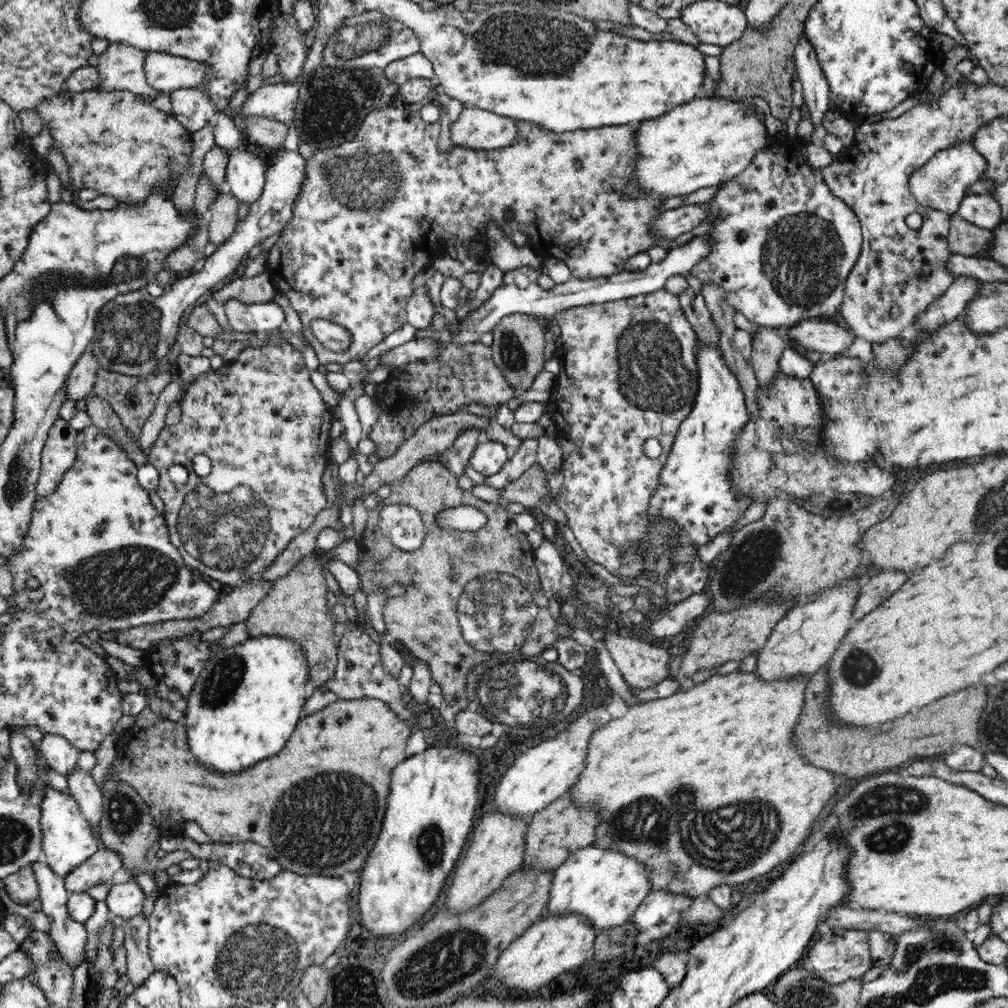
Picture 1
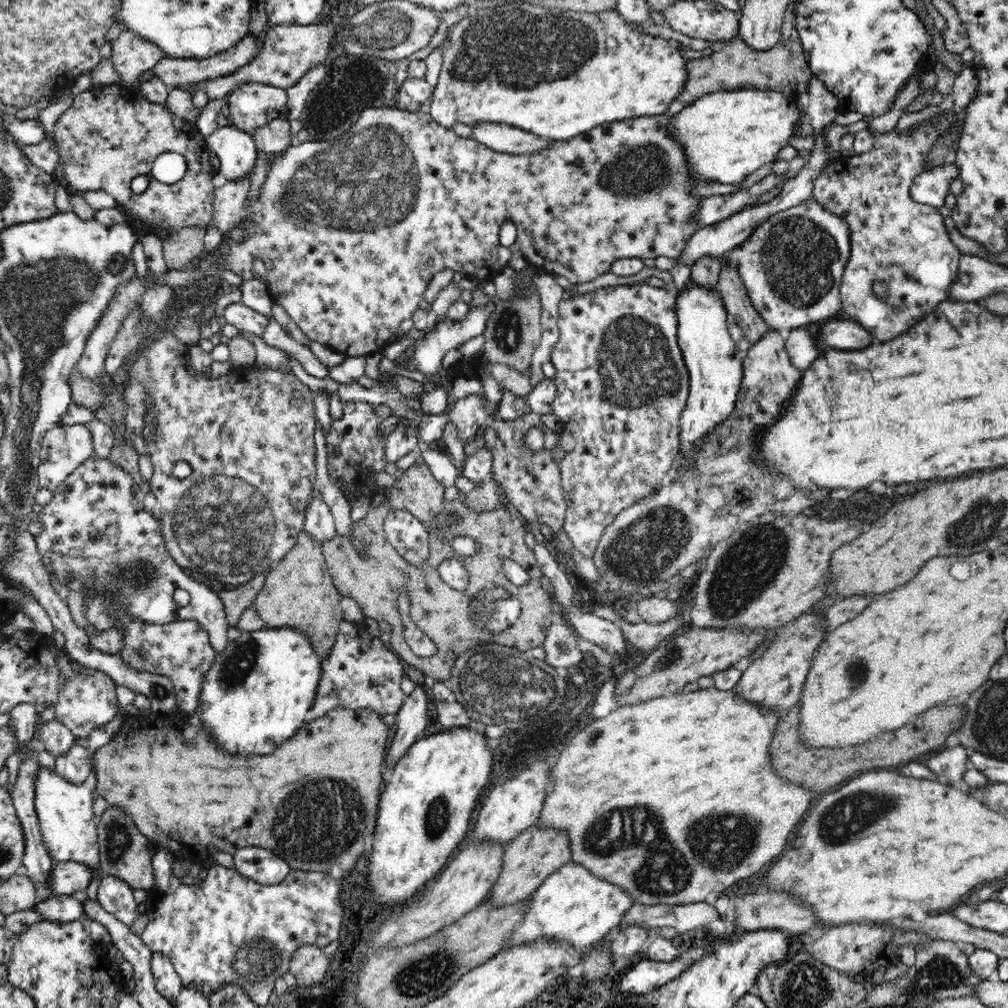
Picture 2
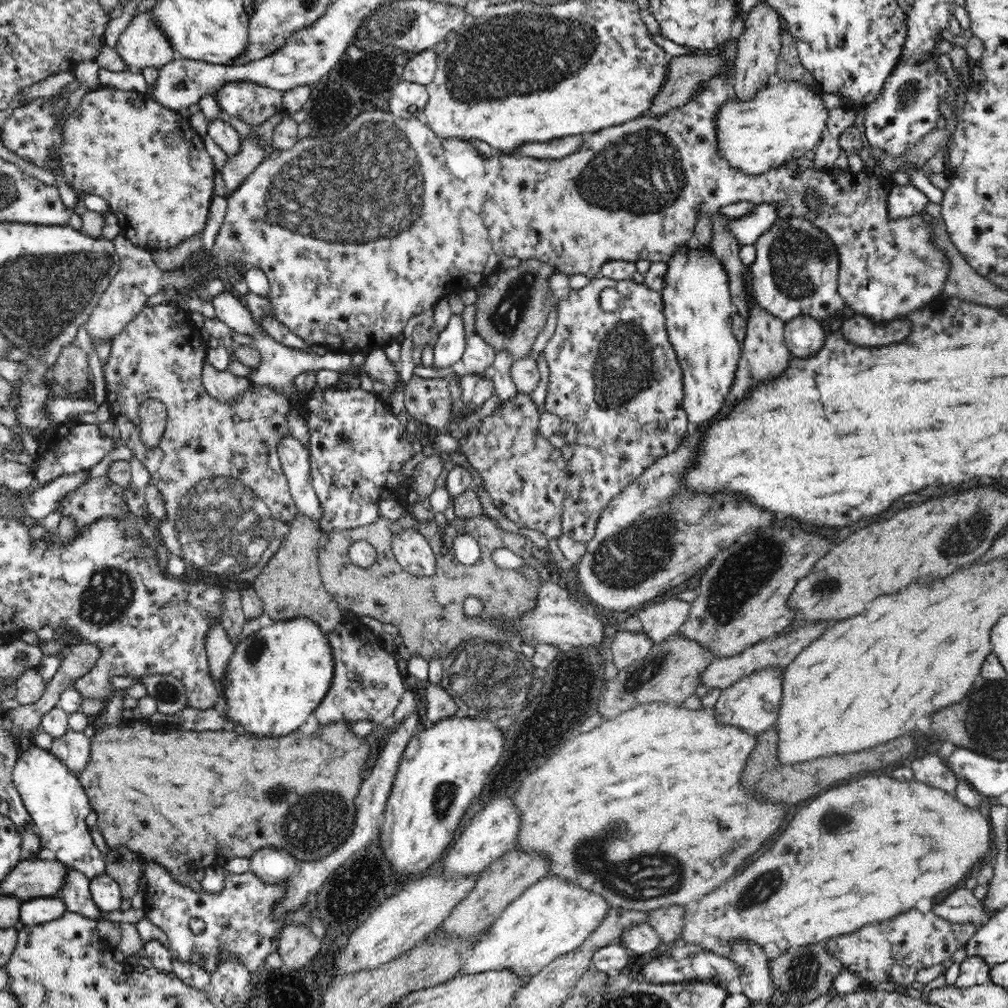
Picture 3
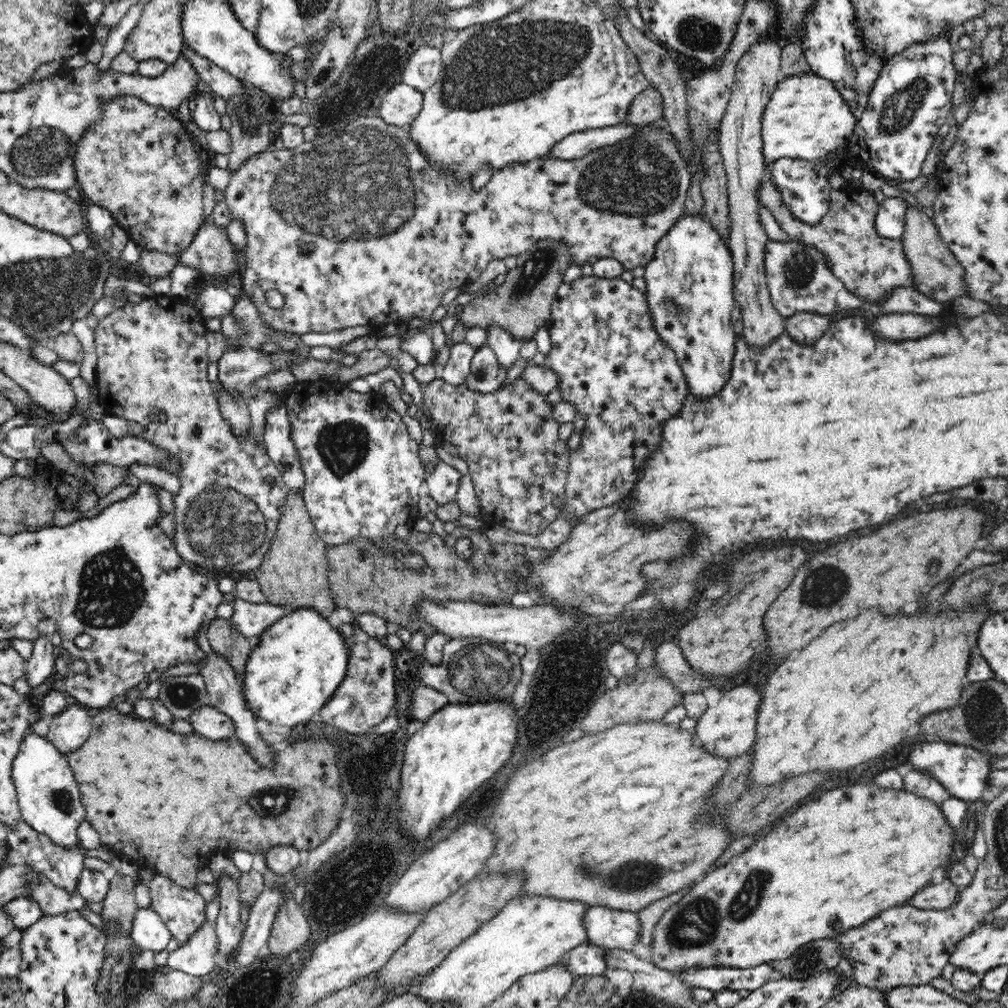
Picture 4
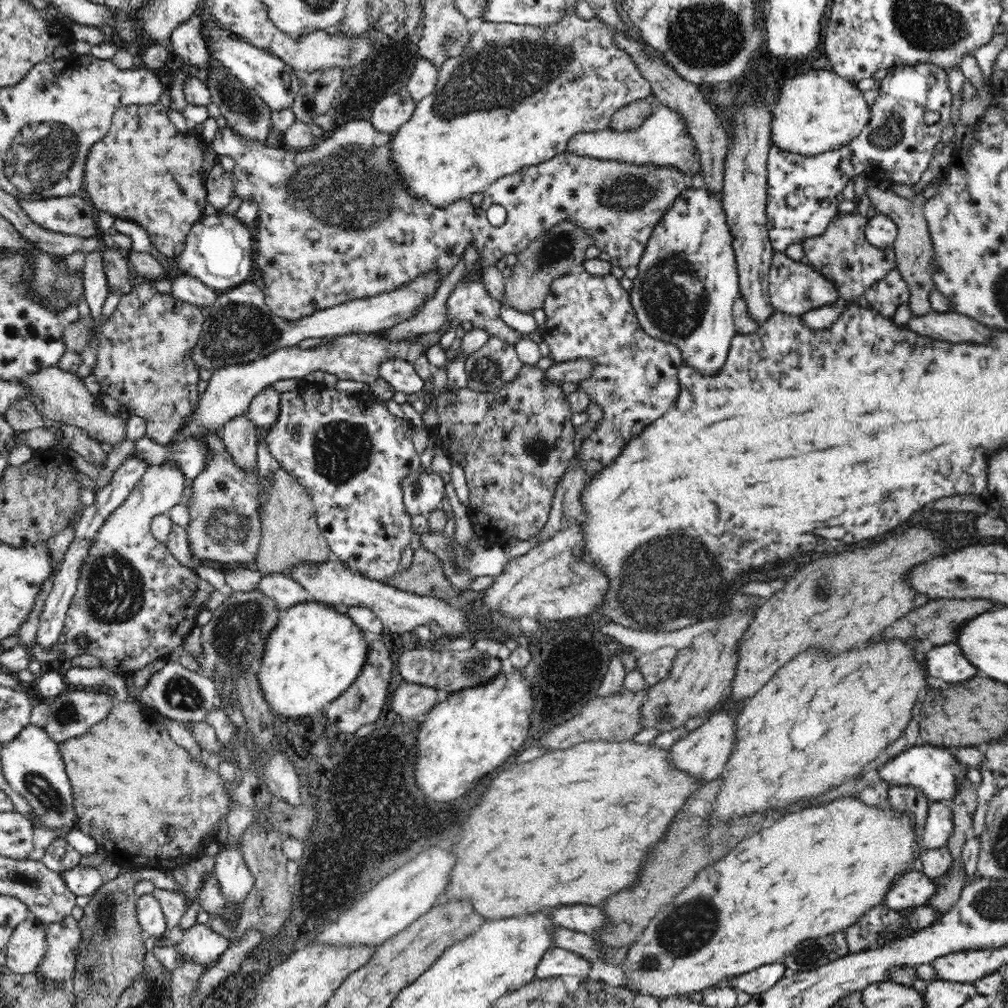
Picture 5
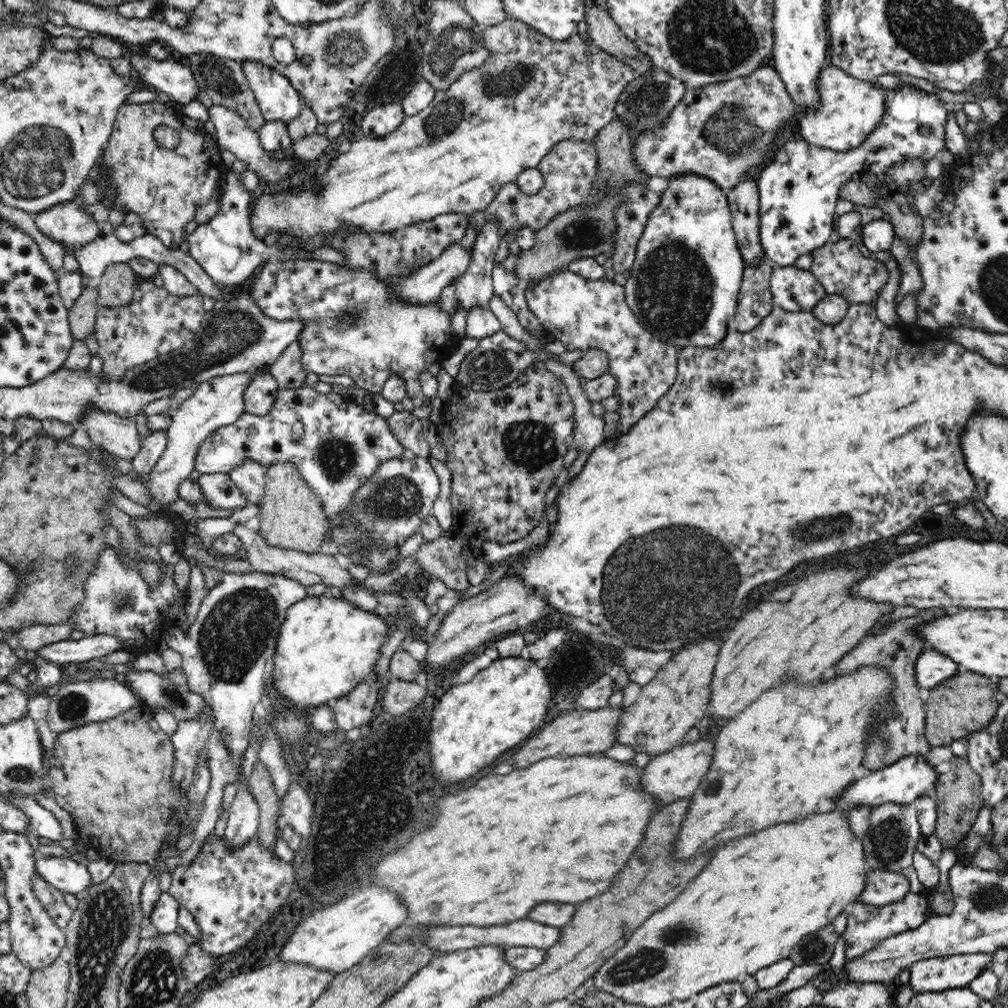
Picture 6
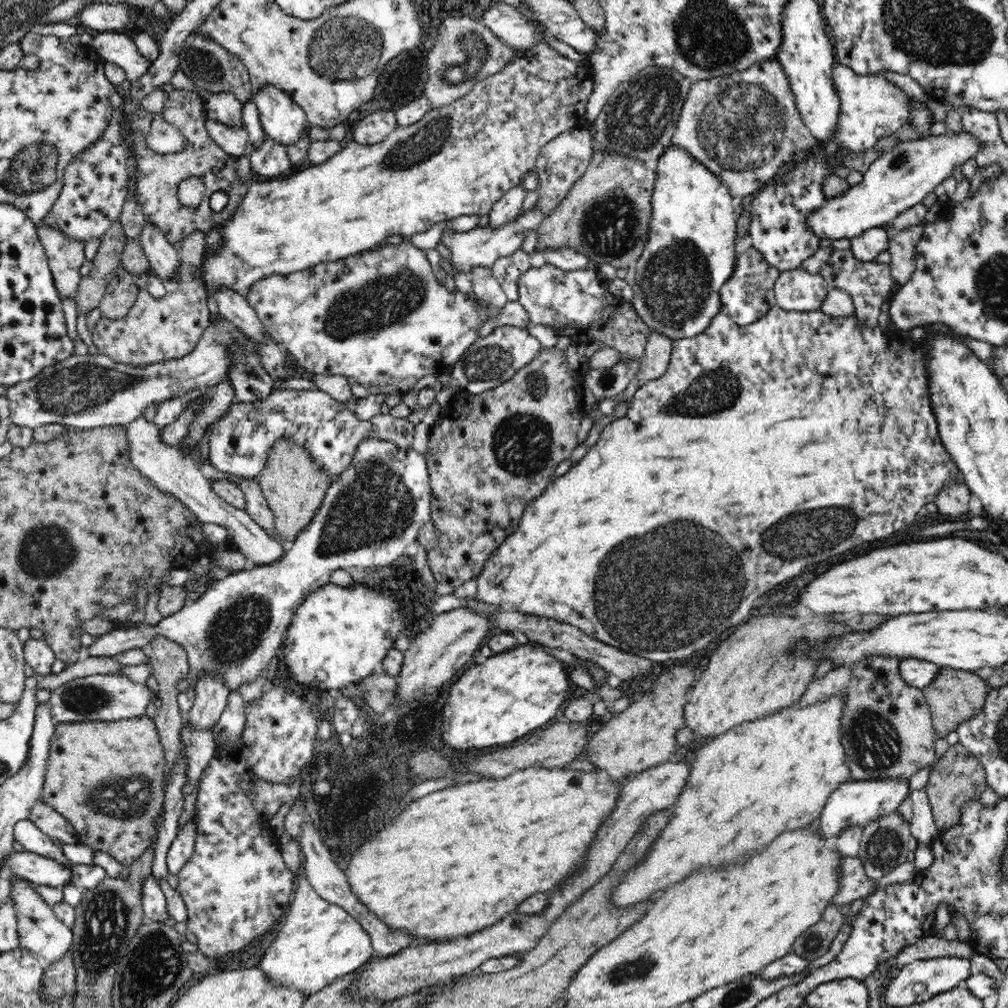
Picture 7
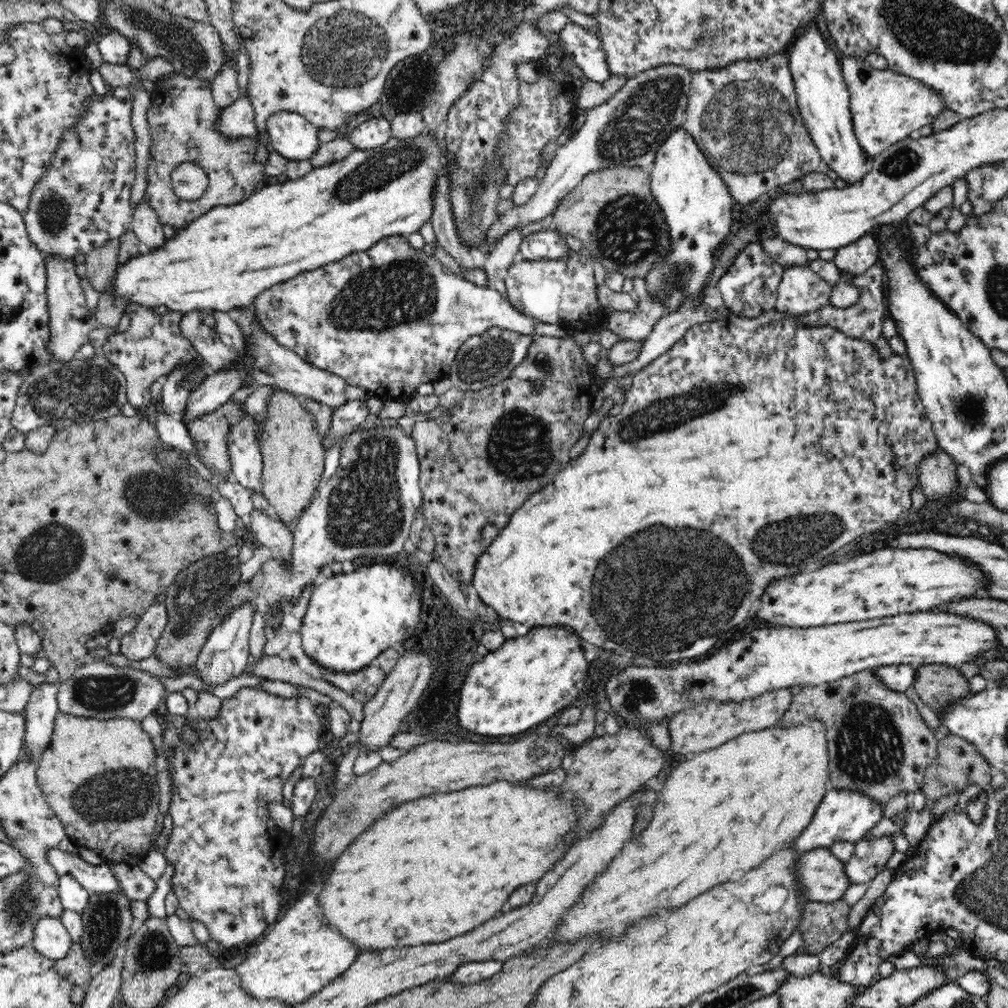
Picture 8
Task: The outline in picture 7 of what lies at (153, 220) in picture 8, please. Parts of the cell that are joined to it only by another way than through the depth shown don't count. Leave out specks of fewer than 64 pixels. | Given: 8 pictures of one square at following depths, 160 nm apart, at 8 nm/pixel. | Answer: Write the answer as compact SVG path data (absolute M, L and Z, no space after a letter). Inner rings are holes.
M149 220L144 224L138 240L155 274L166 282L172 282L176 270L180 268L180 251L174 248L173 243L168 242L166 235L161 232L157 224Z

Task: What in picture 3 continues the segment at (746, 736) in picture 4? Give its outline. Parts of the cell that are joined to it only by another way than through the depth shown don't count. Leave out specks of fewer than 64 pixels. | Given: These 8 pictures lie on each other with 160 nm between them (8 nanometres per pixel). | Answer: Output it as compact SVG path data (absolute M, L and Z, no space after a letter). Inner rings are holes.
M780 667L754 671L725 688L713 706L716 723L728 727L736 726L740 731L754 736L772 729L782 700L782 672L783 668Z

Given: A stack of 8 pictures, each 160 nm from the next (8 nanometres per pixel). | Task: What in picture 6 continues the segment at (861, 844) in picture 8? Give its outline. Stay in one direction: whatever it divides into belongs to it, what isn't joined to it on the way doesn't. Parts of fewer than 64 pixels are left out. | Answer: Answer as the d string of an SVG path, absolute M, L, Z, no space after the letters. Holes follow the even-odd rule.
M886 803L876 807L871 811L867 831L860 838L867 868L899 873L912 866L920 835L920 823L913 804Z

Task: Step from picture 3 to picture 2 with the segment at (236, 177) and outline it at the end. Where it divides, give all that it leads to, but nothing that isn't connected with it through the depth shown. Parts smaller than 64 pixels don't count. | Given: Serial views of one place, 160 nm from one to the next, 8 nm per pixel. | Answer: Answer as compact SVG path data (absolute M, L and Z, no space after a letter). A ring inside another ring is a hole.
M253 172L240 179L226 180L215 190L213 223L222 232L234 228L242 220L242 206L249 198Z

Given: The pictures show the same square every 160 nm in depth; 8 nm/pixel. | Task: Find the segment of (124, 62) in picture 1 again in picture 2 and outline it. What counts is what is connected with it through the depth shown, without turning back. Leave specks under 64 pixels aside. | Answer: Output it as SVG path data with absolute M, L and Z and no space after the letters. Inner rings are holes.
M124 29L112 43L112 63L123 84L134 85L139 88L138 78L156 68L167 56L154 42Z

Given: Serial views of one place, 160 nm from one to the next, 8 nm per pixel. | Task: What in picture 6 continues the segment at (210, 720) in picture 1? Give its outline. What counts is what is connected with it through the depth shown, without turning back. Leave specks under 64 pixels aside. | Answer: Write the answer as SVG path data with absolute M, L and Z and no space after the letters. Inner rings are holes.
M329 593L307 595L290 606L278 633L278 644L273 658L275 687L296 708L323 705L329 700L339 699L354 690L355 686L373 672L387 637L388 624L381 611L374 614L369 610L362 610L345 597L335 597Z

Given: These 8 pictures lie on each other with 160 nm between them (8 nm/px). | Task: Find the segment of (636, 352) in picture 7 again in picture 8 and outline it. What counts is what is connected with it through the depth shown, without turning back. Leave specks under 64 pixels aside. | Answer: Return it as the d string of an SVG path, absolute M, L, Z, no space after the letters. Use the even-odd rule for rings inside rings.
M569 247L568 256L564 260L548 258L538 261L513 261L502 276L507 298L518 312L533 318L538 323L563 322L572 325L573 321L582 318L598 318L600 310L604 316L606 310L597 302L594 265L586 251L574 251Z

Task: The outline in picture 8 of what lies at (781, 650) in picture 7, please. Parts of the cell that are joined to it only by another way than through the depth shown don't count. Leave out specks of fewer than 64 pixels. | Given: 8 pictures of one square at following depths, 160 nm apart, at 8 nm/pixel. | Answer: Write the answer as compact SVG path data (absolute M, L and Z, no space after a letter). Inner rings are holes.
M790 689L770 691L739 703L720 703L708 699L693 709L679 712L666 722L670 739L670 752L690 758L693 754L718 748L722 743L744 733L776 726L792 702Z

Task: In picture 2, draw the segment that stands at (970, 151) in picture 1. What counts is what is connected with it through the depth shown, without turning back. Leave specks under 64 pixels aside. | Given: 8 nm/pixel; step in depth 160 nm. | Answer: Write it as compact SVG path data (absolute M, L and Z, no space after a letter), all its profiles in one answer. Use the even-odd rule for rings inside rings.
M954 163L938 166L932 172L920 174L914 178L910 187L910 197L918 204L936 207L944 206L944 200L950 197L948 188L954 178L958 178L959 169Z

